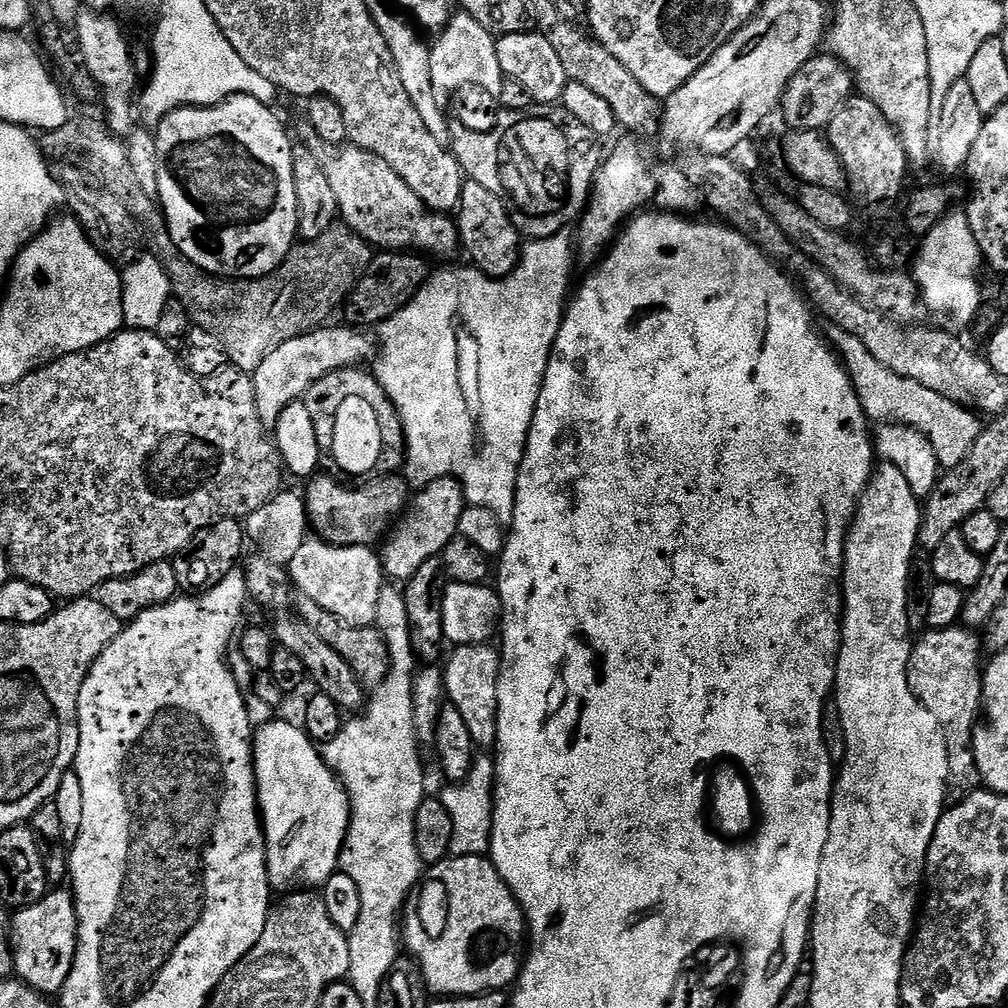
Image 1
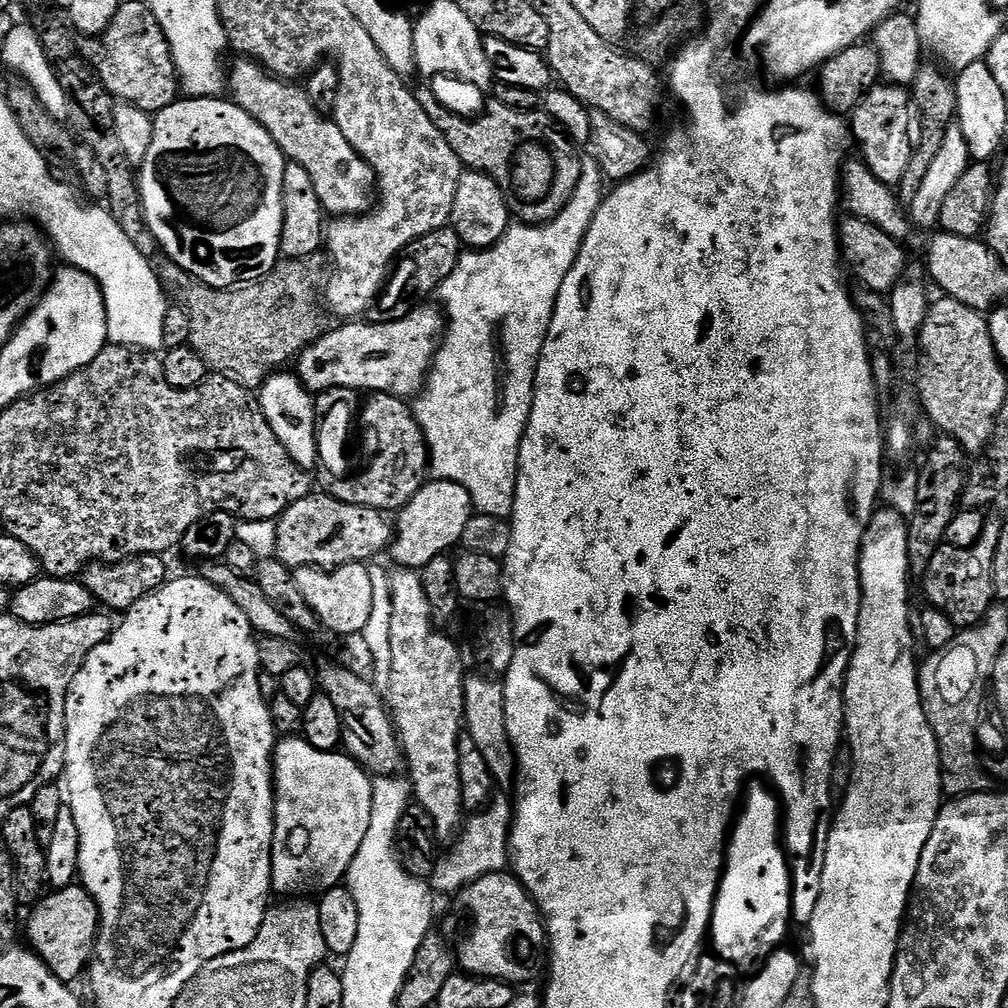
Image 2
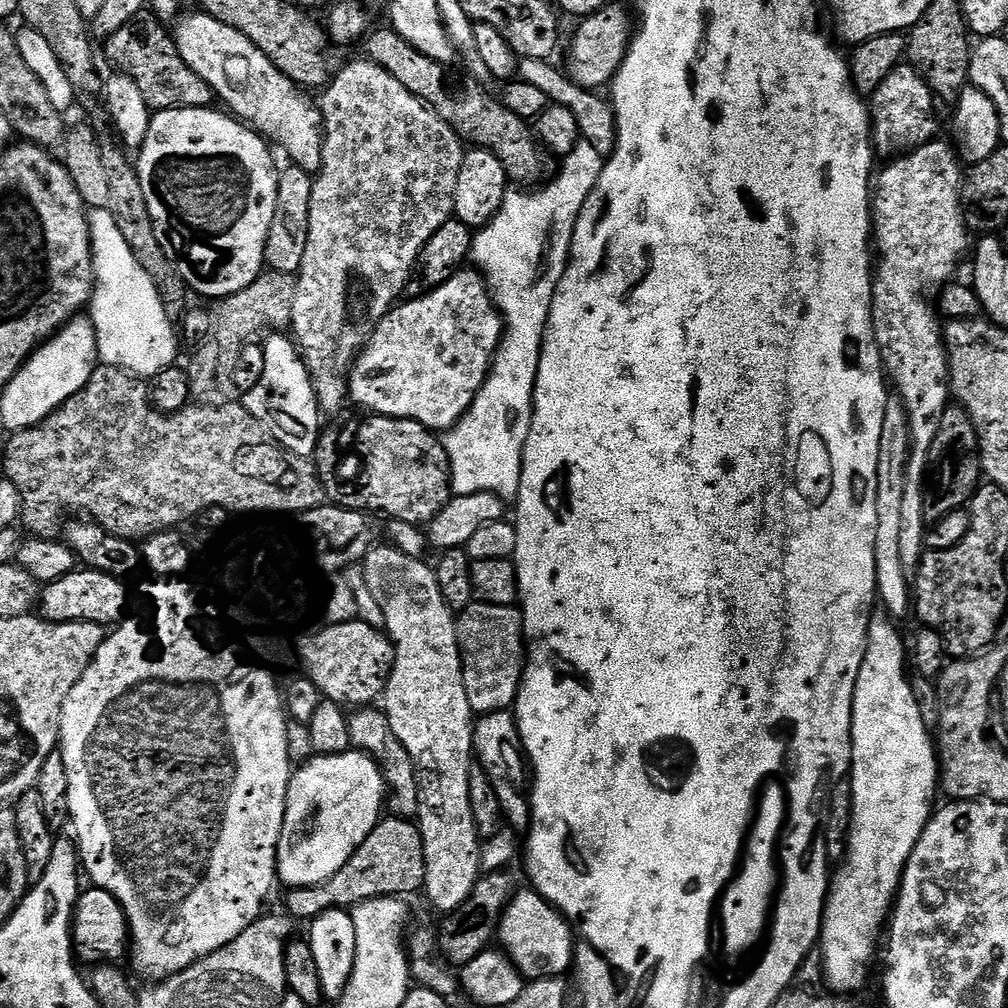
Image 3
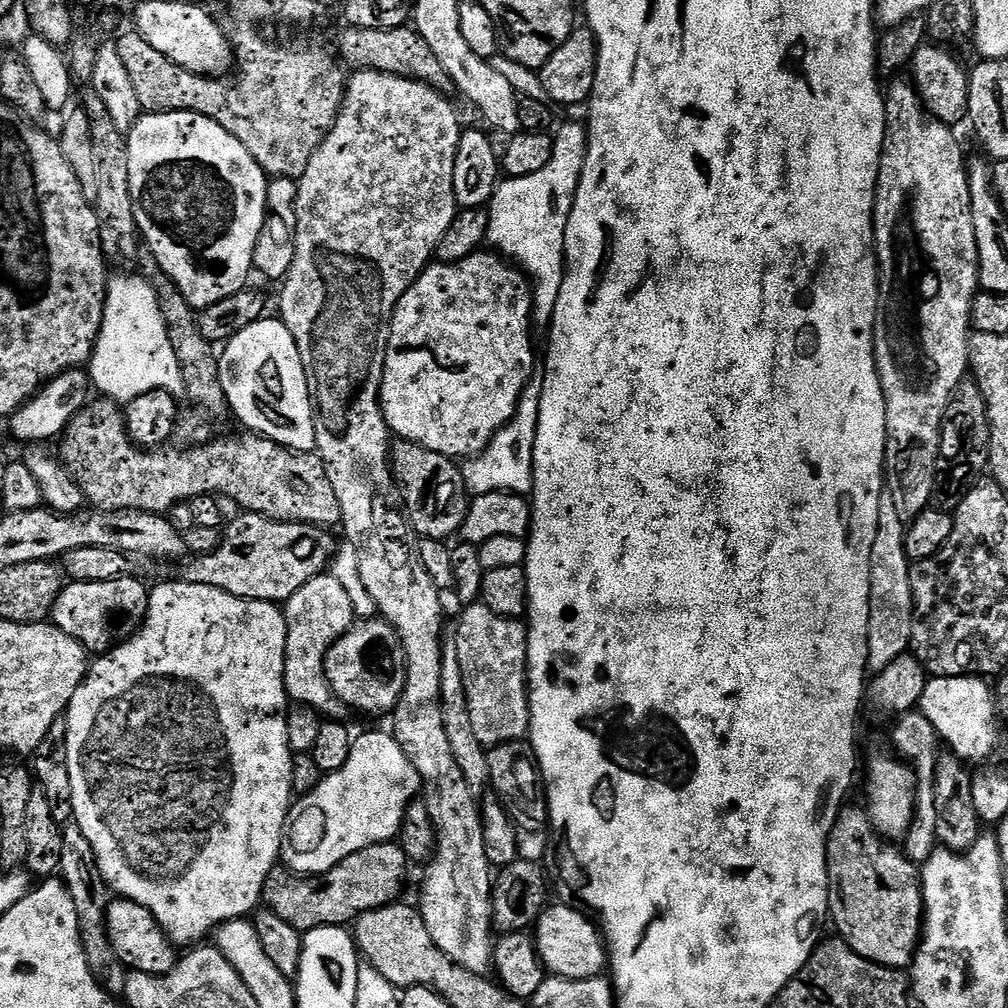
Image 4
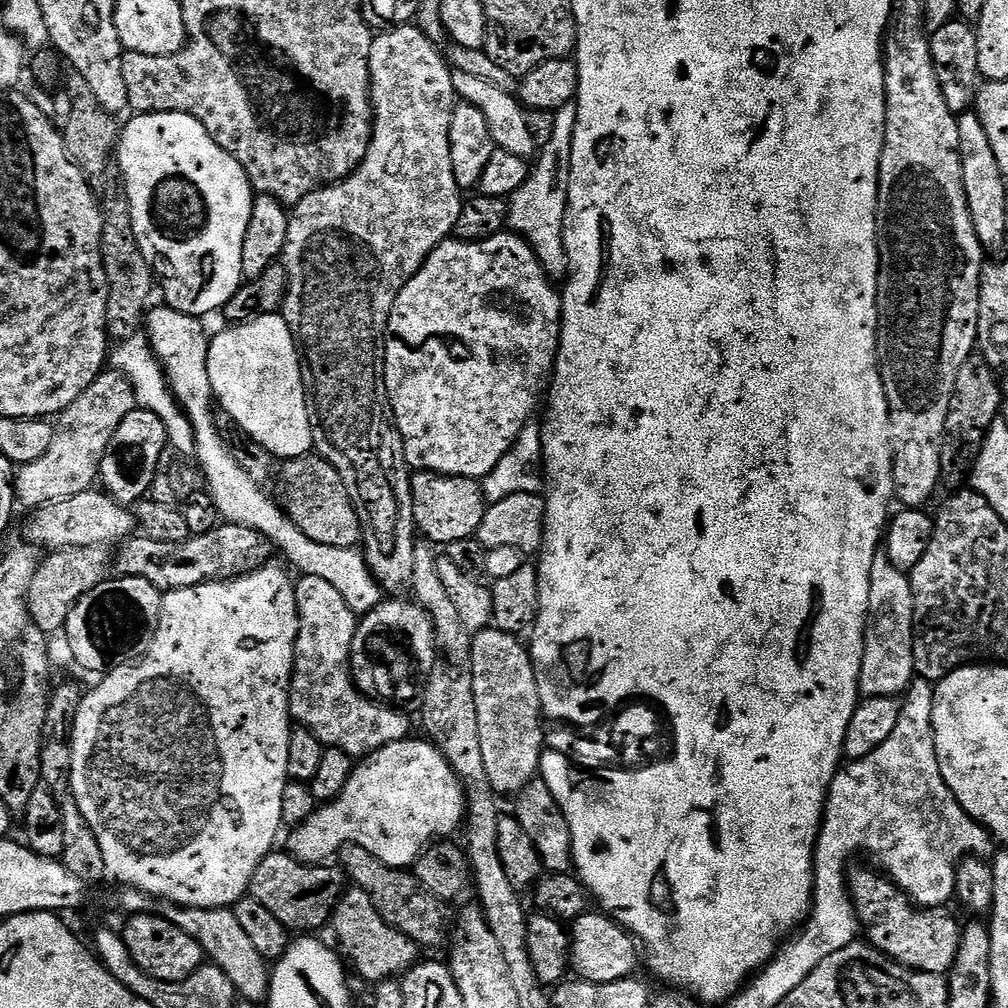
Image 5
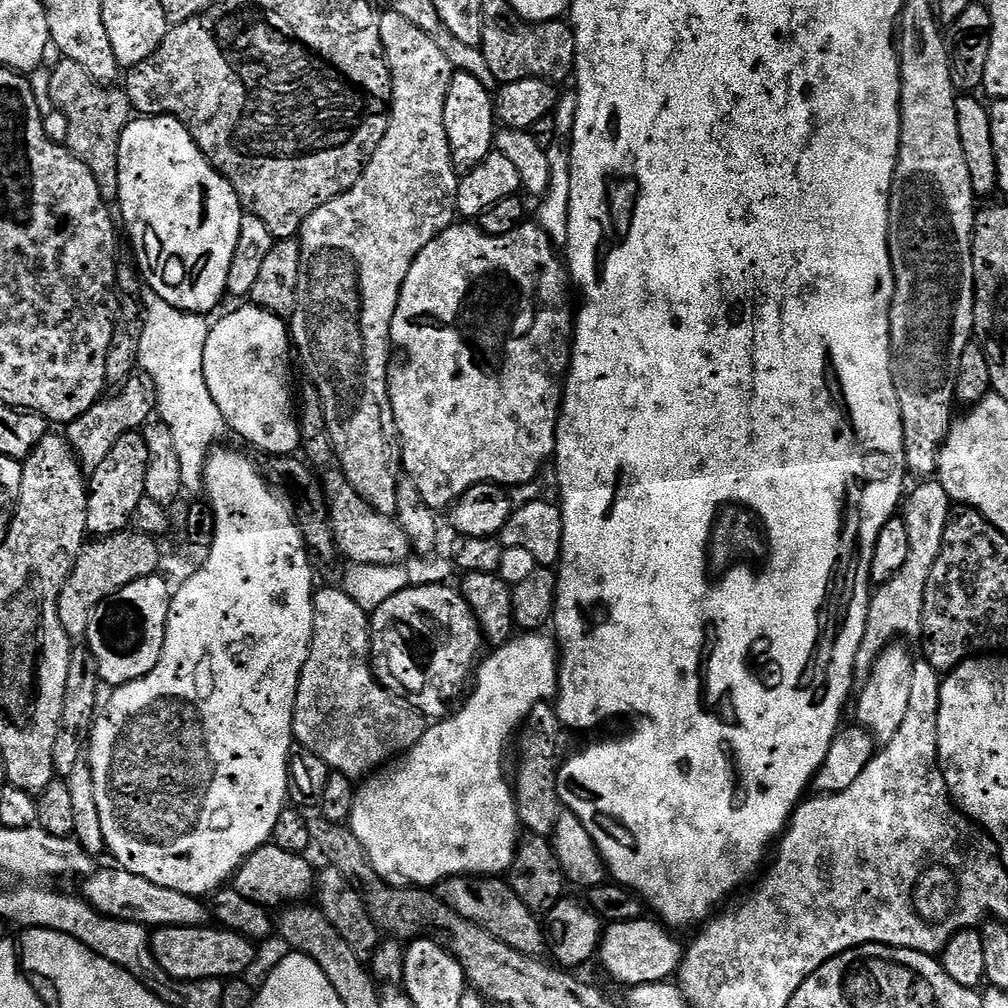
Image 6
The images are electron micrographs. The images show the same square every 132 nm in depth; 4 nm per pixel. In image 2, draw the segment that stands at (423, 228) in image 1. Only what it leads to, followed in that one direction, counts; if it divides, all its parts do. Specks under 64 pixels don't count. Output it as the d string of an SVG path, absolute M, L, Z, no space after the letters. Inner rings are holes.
M240 58L237 61L226 76L230 92L232 88L231 99L268 131L289 161L306 169L325 213L332 218L359 218L371 212L377 187L376 172L360 157L358 150L346 142L346 134L342 134L335 119L318 114L318 110L310 106L303 87L273 76L255 60Z

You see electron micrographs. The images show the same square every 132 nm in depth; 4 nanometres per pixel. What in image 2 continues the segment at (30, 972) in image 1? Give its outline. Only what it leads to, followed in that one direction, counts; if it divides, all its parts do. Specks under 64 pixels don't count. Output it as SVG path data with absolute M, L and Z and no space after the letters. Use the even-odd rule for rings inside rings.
M74 882L68 888L58 888L49 891L31 909L32 917L28 920L27 947L35 952L40 960L53 972L63 984L75 985L75 980L85 975L86 969L92 963L96 951L96 938L100 934L100 911L93 902L92 896L79 883Z

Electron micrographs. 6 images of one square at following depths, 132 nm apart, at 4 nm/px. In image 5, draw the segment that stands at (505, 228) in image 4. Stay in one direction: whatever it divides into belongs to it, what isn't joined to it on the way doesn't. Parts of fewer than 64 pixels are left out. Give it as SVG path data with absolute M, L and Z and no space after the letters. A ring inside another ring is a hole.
M567 104L557 108L555 113L554 135L544 148L539 149L537 164L529 171L528 181L508 200L508 228L535 250L536 257L553 282L564 282L568 279L564 215L568 205L568 167L574 142L576 105Z

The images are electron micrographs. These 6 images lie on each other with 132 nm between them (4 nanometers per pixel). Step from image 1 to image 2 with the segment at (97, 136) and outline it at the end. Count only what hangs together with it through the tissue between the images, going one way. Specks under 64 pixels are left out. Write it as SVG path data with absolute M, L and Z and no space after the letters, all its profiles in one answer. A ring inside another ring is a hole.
M164 258L161 259L161 261L161 264L157 263L155 265L157 277L159 278L162 287L164 287L165 292L167 292L167 299L182 306L190 318L190 334L192 335L190 341L191 348L195 350L195 352L197 352L206 363L208 363L209 369L211 369L213 373L219 374L221 377L236 380L249 390L259 389L264 381L268 379L270 375L269 370L272 370L266 370L264 368L272 368L275 364L284 364L288 359L291 361L293 358L299 357L300 353L318 338L318 333L321 331L321 328L320 312L316 309L316 284L312 281L311 270L307 268L309 265L303 260L281 259L270 270L270 274L266 274L261 280L255 281L251 284L237 286L235 288L225 288L223 290L211 288L208 284L203 284L200 280L195 280L190 273L186 270L182 270L182 266L178 266L173 262L173 260Z

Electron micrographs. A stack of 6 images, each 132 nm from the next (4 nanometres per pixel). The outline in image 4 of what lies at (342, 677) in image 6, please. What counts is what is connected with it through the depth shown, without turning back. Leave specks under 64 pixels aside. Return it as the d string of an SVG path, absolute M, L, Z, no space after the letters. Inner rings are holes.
M331 574L310 578L298 594L294 594L283 605L286 618L286 666L284 667L284 689L292 704L305 704L315 712L333 720L343 721L346 715L344 703L332 692L326 678L324 659L326 654L345 636L357 619L350 594Z

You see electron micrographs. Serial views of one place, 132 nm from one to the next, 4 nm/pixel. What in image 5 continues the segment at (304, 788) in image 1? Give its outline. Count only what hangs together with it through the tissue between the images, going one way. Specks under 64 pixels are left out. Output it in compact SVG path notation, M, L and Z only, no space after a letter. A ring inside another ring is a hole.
M409 738L390 742L390 746L382 746L382 750L371 752L353 767L350 782L338 794L336 800L327 801L317 807L306 822L295 825L291 829L292 837L286 845L287 851L304 864L320 866L327 856L335 857L345 844L357 844L370 854L374 854L388 868L408 870L416 863L420 853L437 839L452 838L456 831L461 831L466 820L466 797L464 785L456 777L456 771L448 765L448 760L427 739Z

